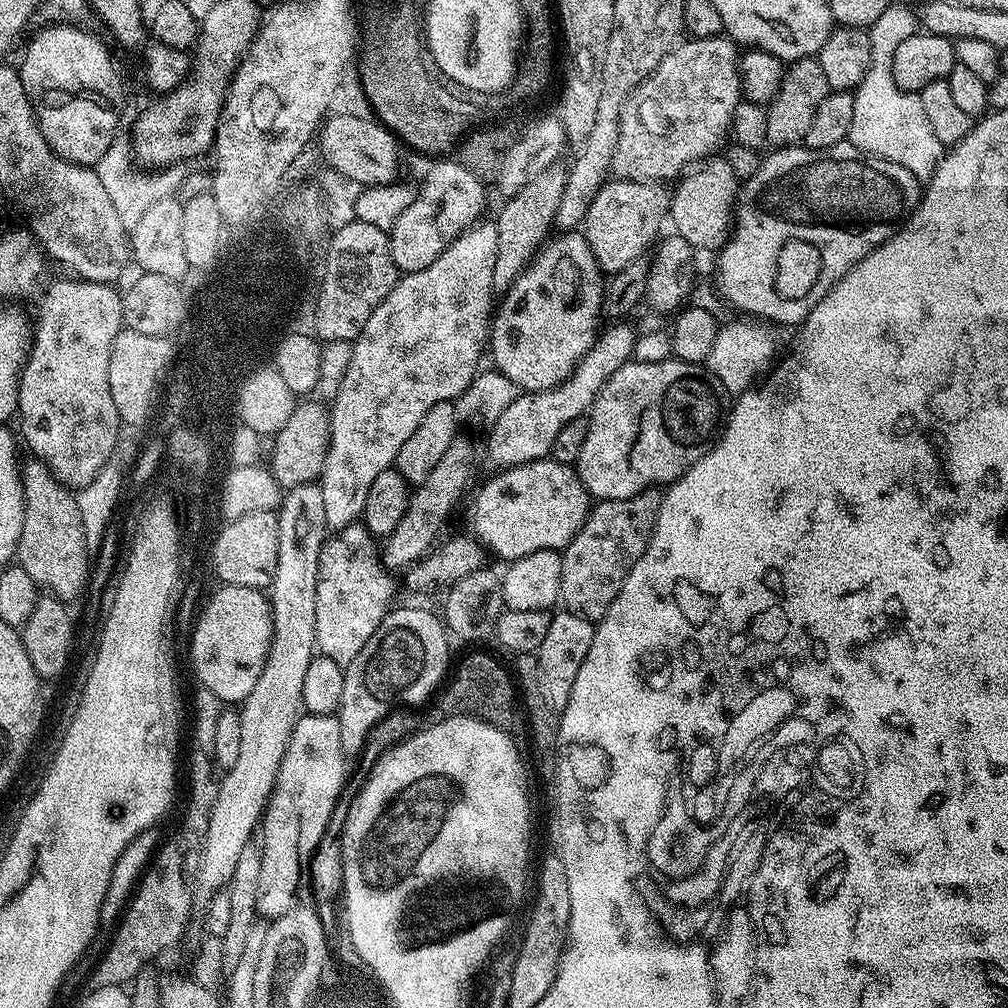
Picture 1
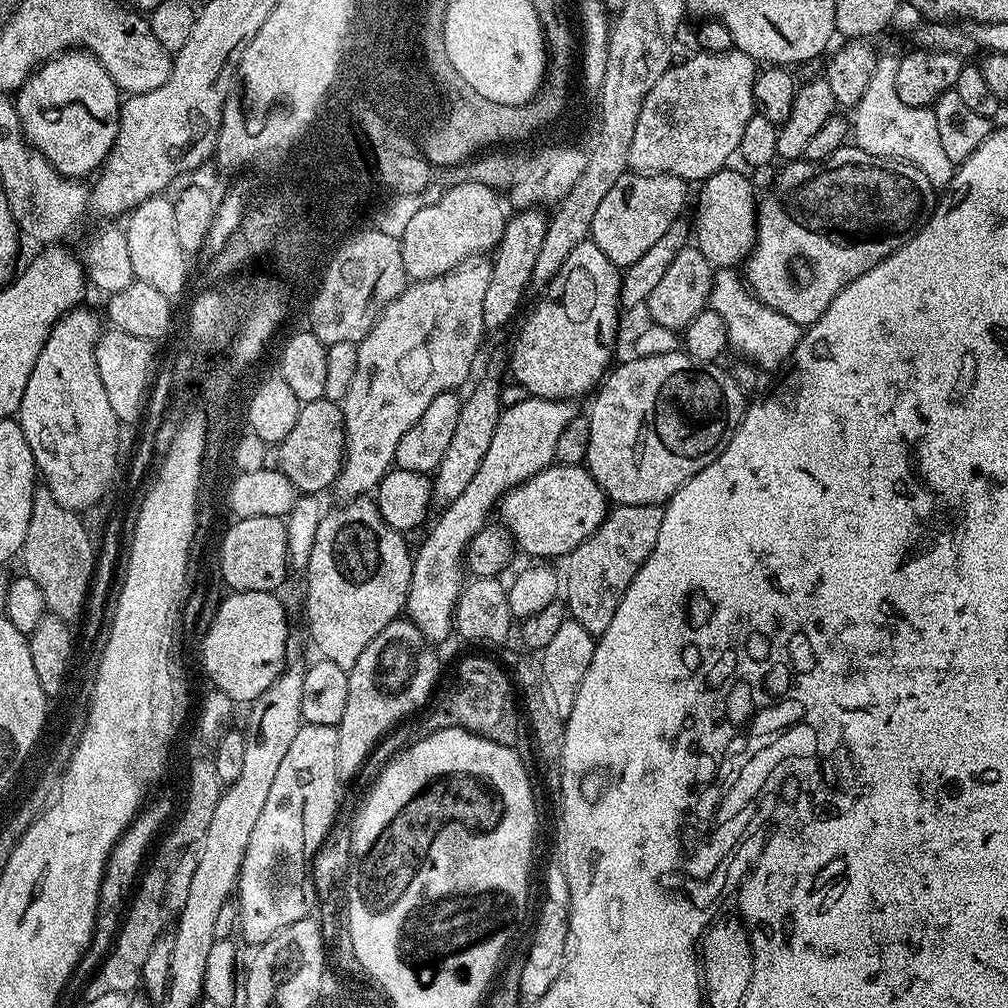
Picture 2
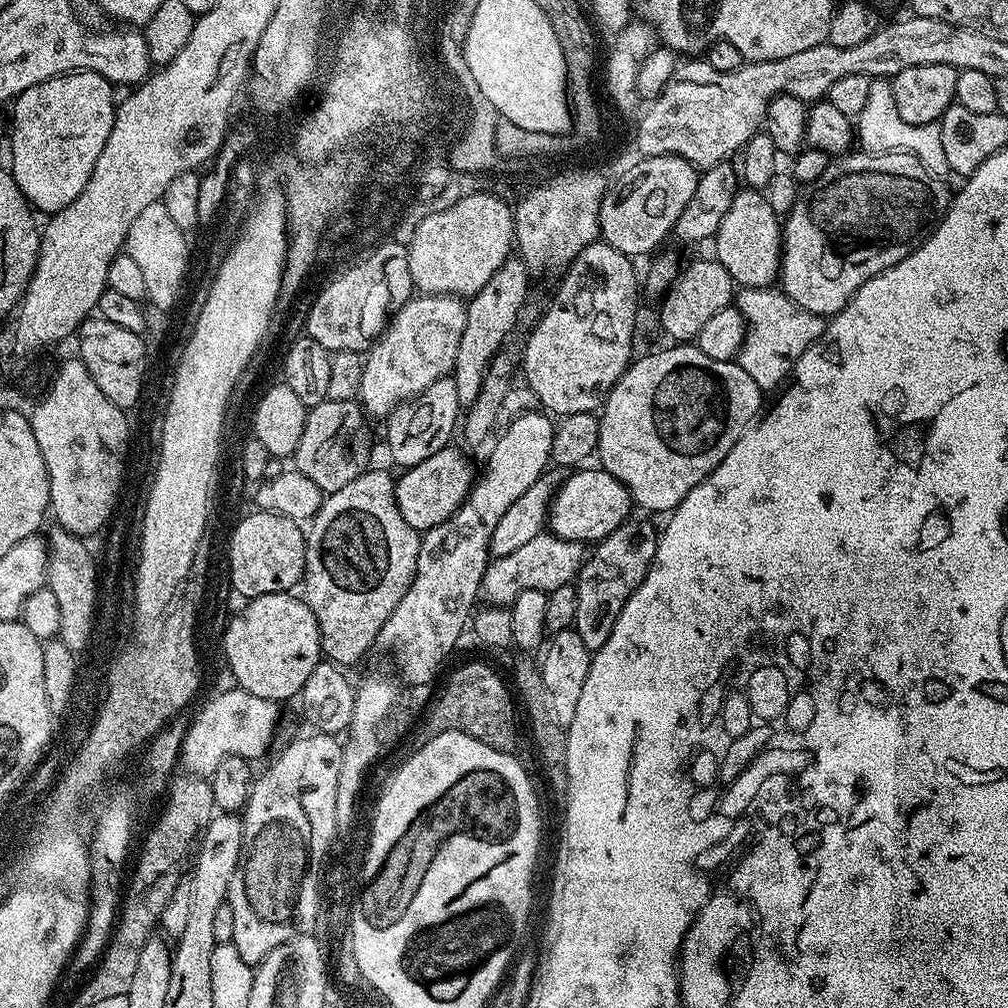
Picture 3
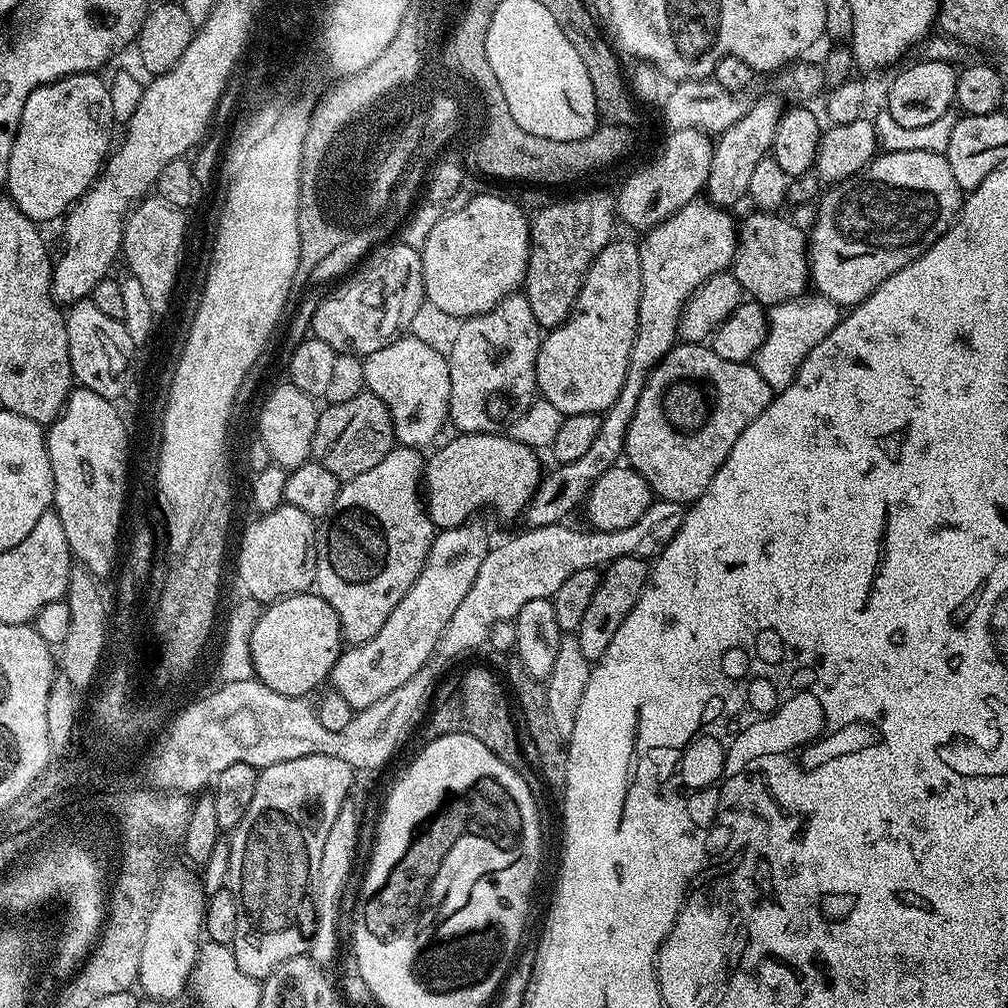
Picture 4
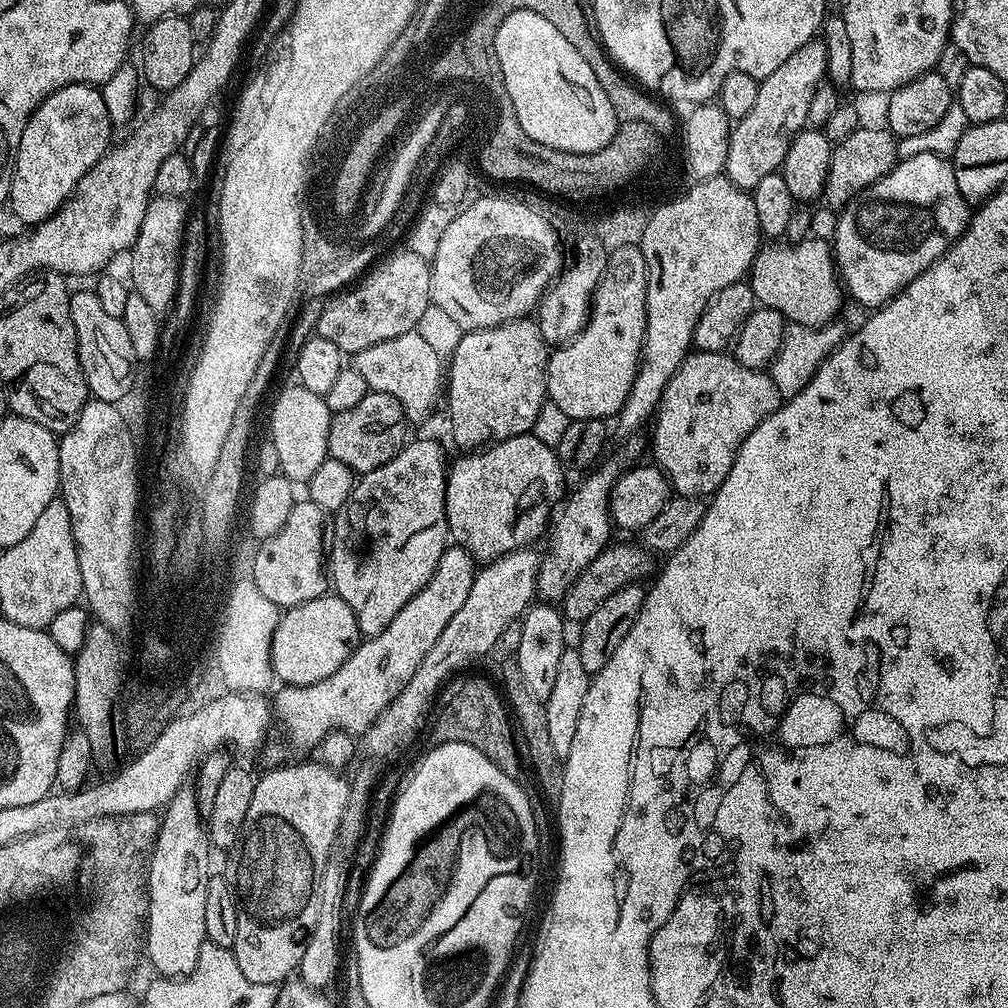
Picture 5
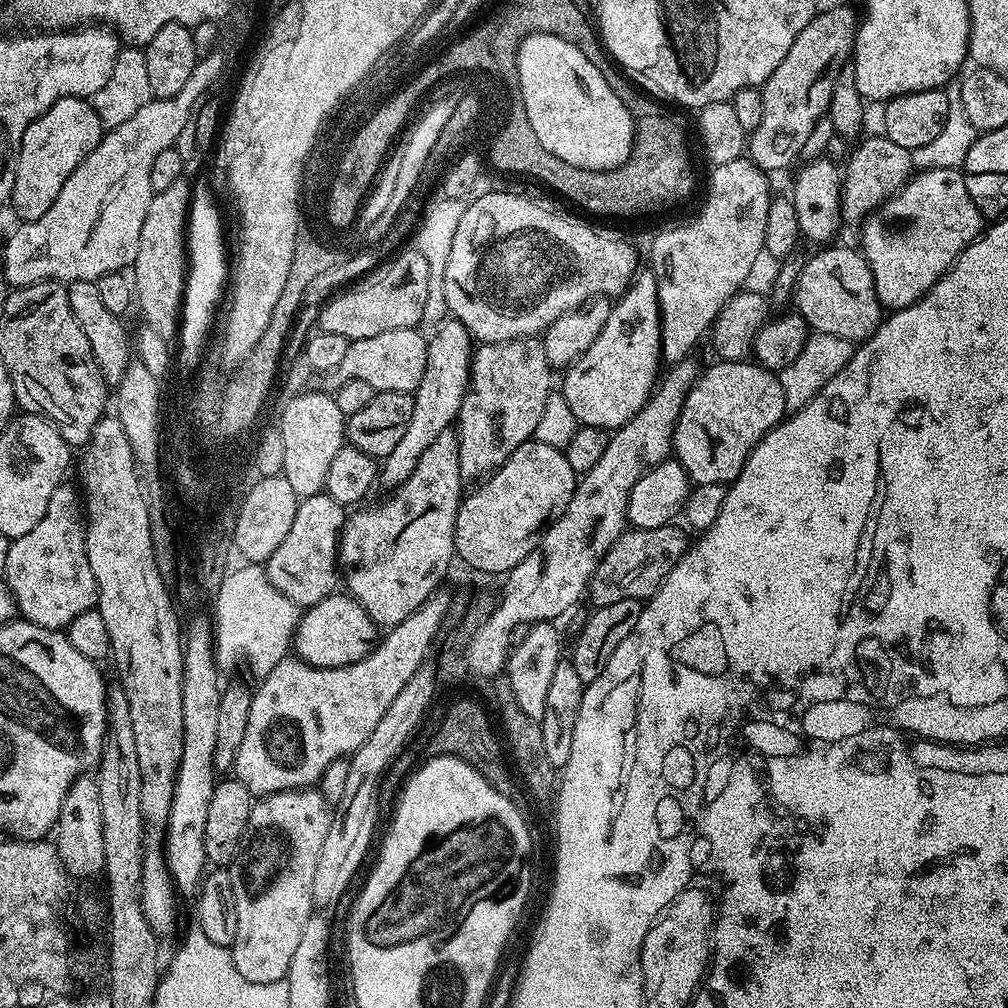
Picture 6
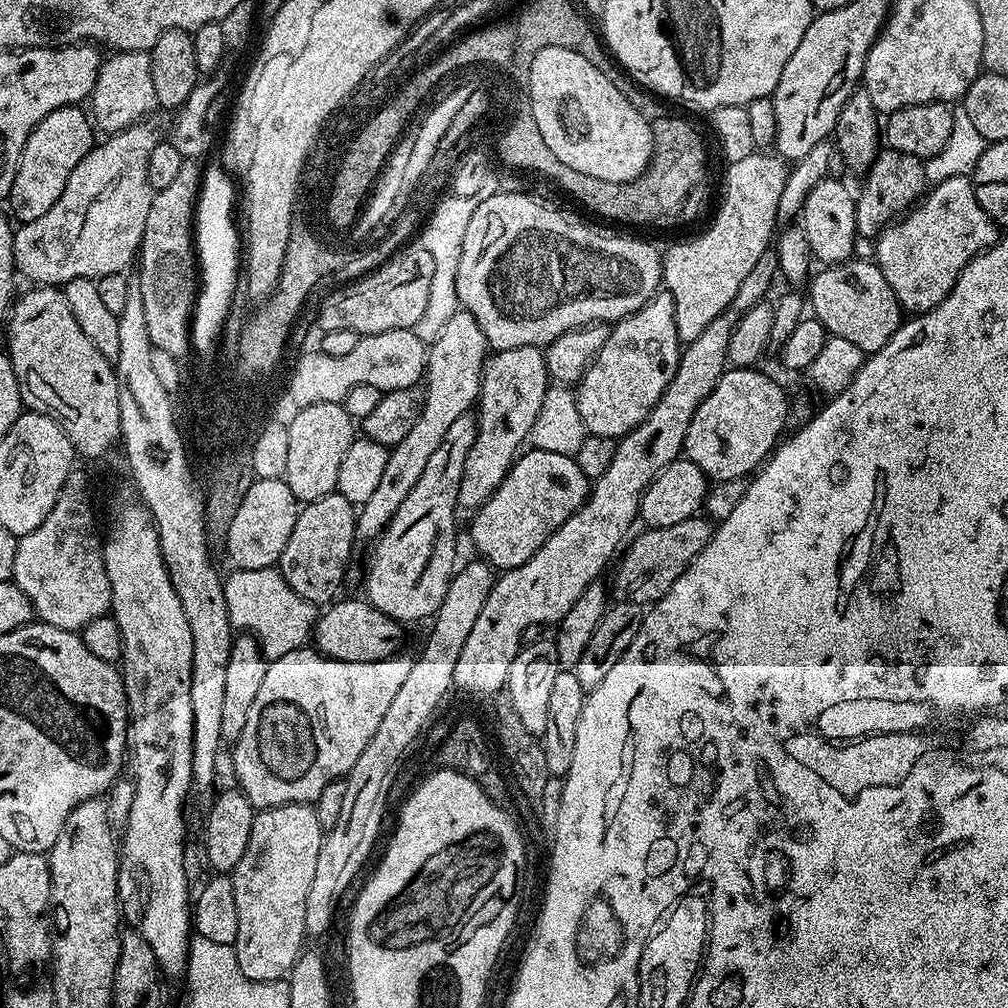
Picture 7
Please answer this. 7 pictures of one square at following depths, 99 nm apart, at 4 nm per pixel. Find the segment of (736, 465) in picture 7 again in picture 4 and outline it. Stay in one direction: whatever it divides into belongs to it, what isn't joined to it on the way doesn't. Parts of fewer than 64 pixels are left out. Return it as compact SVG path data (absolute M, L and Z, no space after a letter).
M677 343L664 355L662 362L656 364L656 369L644 383L624 439L627 463L642 474L642 478L646 478L659 499L691 505L710 486L714 474L718 474L722 462L726 462L742 430L746 430L746 426L750 426L750 422L766 410L773 395L771 386L751 363L726 362L726 358L718 358L718 354L704 344Z

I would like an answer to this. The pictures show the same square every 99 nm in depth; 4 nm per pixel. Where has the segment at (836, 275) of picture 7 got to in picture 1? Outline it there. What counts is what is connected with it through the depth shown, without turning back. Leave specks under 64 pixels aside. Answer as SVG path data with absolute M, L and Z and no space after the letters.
M724 158L716 159L705 159L699 166L693 167L675 185L676 193L673 191L670 196L670 224L676 227L673 228L675 235L686 238L686 242L690 242L694 250L723 248L725 240L730 235L730 225L734 220L738 179L730 162Z

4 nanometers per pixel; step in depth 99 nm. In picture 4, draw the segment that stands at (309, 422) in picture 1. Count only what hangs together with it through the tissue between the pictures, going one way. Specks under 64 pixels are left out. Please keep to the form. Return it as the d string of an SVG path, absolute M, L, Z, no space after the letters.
M365 390L358 394L358 398L350 398L350 402L327 405L317 415L312 456L315 463L326 466L330 474L343 482L353 480L358 474L366 474L366 470L378 466L378 462L390 454L395 444L396 435L390 410L382 398Z

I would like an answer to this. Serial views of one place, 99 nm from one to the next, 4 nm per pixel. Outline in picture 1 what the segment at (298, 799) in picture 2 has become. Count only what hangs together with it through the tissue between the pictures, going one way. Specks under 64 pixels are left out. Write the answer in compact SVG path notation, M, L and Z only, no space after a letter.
M301 715L280 767L280 778L262 818L263 856L259 915L275 918L284 913L301 890L304 874L344 788L350 771L342 750L342 730L335 715Z

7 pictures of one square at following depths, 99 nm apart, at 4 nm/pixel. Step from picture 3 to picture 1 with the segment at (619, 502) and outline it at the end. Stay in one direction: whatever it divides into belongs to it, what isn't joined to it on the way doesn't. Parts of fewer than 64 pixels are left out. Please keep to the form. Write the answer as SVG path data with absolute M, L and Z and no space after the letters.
M545 458L497 473L471 493L472 505L468 508L471 535L489 553L511 562L538 550L563 550L582 530L590 511L590 497L573 465Z

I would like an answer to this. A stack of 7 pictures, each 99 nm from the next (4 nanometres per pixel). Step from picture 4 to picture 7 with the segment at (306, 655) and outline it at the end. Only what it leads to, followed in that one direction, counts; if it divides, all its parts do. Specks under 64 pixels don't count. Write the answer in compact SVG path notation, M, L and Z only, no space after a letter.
M337 599L317 615L314 629L315 651L331 660L342 662L378 662L392 659L401 651L400 639L403 638L405 629L399 620L392 620L382 614L382 610L368 603L367 599L359 599Z

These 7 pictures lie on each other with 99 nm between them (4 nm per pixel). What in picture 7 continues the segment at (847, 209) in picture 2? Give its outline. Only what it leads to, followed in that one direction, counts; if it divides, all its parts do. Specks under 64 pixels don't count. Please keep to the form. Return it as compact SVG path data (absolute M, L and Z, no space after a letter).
M966 176L946 178L946 182L931 185L915 207L893 220L875 237L874 263L882 270L886 282L890 282L890 290L894 290L894 296L898 298L900 307L905 313L929 312L947 298L950 290L954 290L958 282L958 274L962 274L965 266L981 252L994 247L1001 235L1001 229L990 218L990 214L982 210L974 194L971 179Z

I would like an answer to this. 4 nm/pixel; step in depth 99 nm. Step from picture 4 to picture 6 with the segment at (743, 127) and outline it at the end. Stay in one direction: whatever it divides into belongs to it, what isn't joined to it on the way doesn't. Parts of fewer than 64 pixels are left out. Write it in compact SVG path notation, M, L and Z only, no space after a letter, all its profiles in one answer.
M828 8L817 11L816 17L794 38L794 46L786 53L786 58L778 62L778 70L762 85L762 122L752 131L746 140L746 152L752 163L765 174L773 174L779 168L791 169L797 163L796 156L802 153L806 138L814 129L814 124L822 119L830 106L834 82L841 68L849 63L852 48L856 45L857 13L848 8Z

